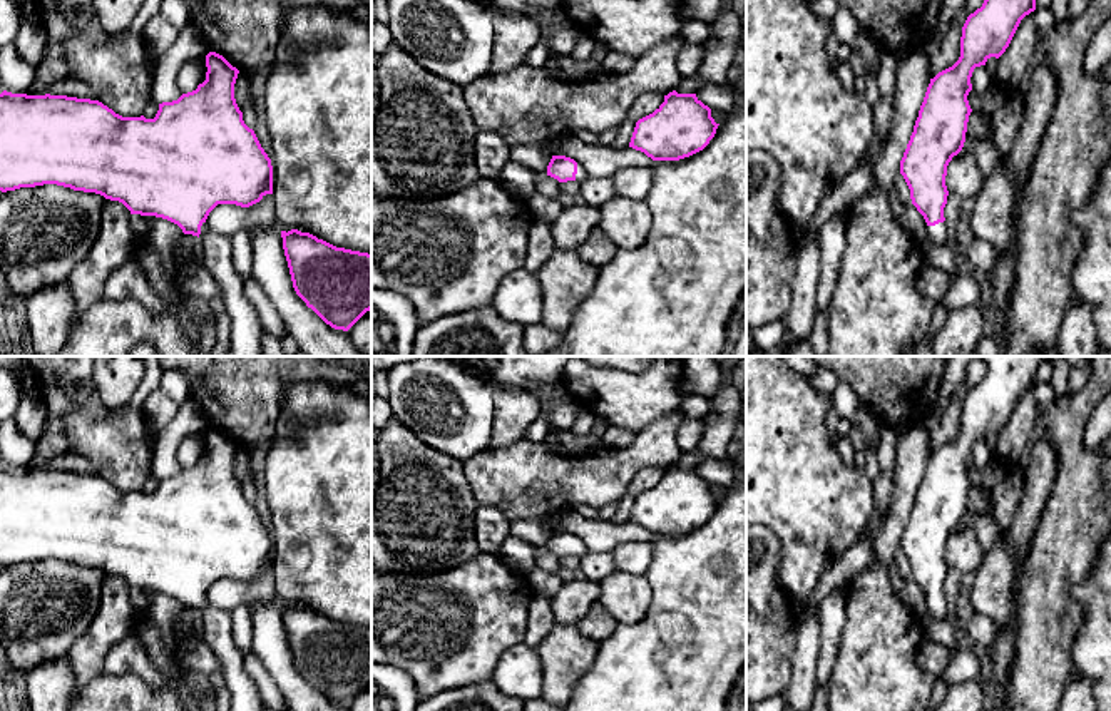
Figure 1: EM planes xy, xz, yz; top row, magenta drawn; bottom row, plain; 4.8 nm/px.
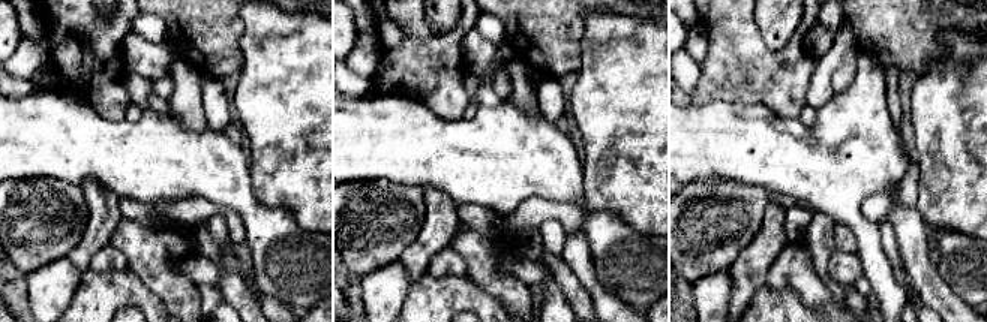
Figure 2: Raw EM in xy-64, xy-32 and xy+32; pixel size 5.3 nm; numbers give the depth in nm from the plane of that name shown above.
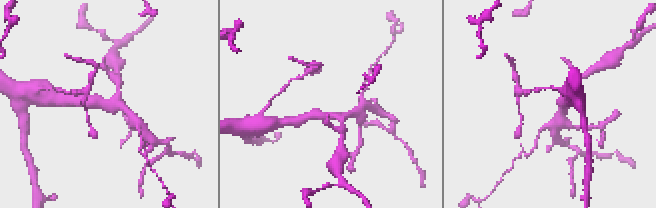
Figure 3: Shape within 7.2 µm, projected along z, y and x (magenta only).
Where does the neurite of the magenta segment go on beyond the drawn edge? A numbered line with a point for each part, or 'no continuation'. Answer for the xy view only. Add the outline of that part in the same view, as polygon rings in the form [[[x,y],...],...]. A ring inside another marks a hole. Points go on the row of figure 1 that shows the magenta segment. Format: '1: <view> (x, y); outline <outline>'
1: xy (246, 330); outline [[[201,226],[202,264],[221,288],[221,299],[231,316],[229,356],[264,356],[261,346],[263,326],[259,316],[243,291],[243,278],[234,268],[228,236]]]

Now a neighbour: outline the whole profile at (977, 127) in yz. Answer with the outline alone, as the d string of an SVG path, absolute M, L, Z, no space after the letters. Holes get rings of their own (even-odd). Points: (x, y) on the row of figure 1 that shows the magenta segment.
M970 112L967 122L965 141L986 141L992 137L989 117Z

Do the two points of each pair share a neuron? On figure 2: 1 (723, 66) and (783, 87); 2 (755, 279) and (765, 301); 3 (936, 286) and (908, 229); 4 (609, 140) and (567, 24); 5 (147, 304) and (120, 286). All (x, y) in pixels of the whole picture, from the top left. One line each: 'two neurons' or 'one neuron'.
1: one neuron
2: two neurons
3: one neuron
4: two neurons
5: one neuron

